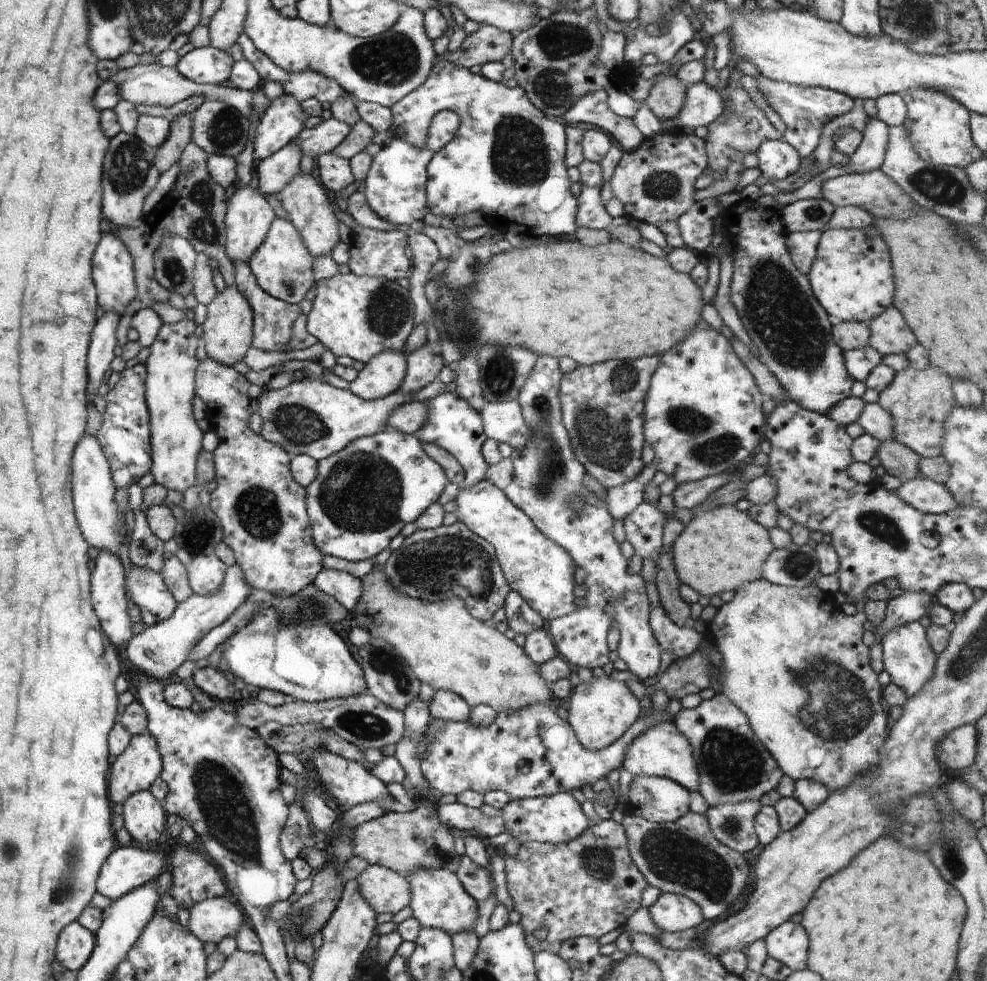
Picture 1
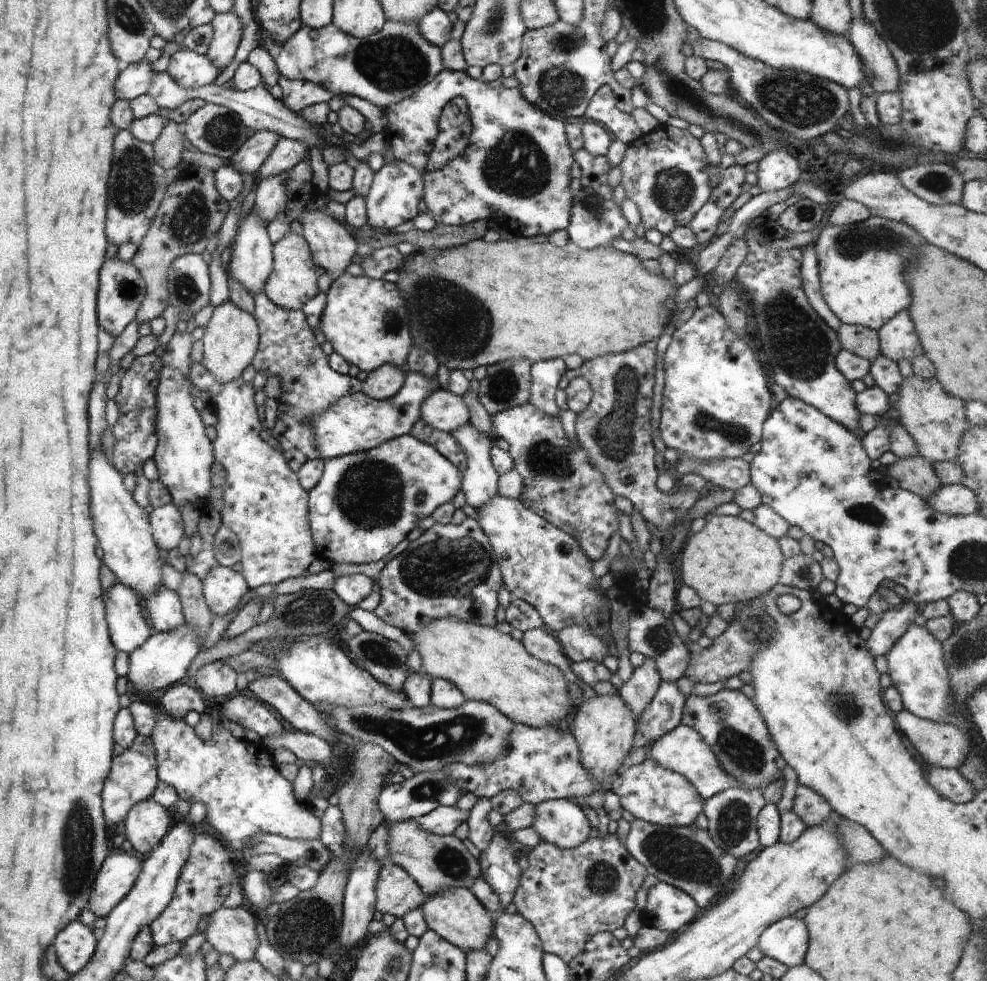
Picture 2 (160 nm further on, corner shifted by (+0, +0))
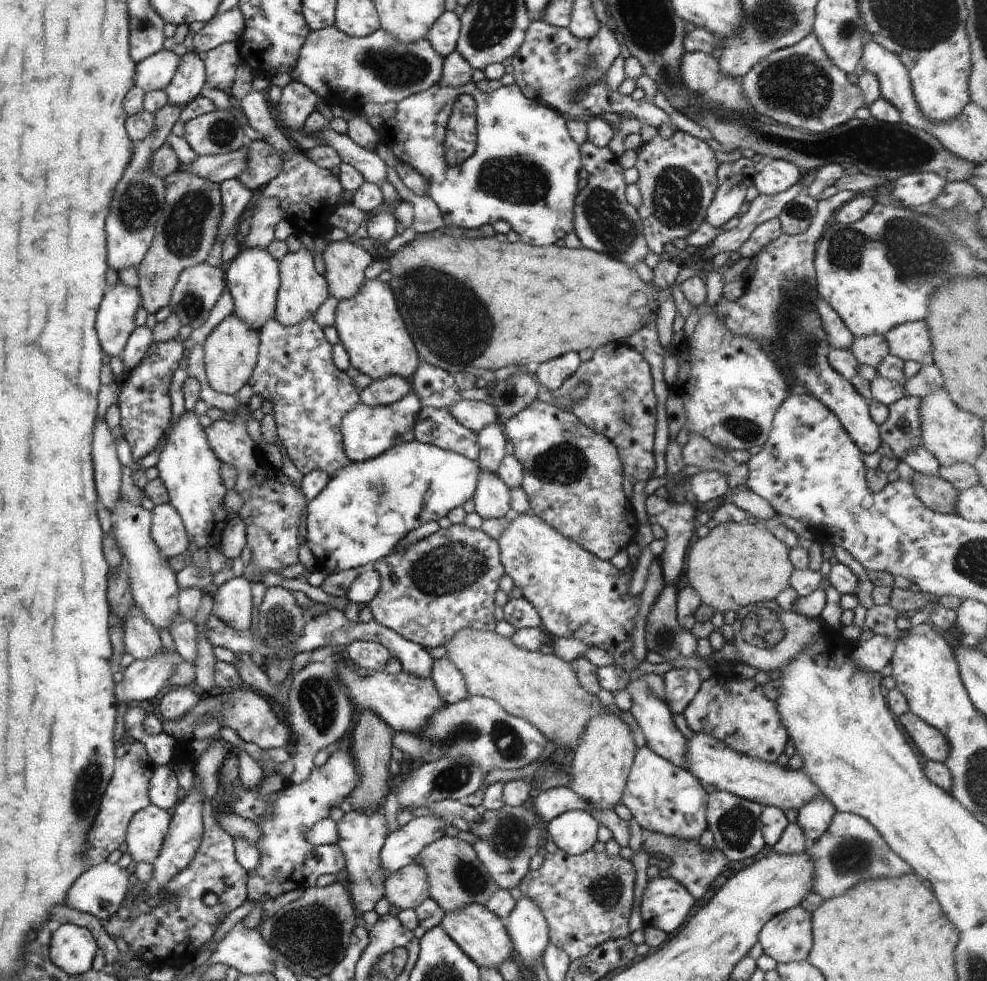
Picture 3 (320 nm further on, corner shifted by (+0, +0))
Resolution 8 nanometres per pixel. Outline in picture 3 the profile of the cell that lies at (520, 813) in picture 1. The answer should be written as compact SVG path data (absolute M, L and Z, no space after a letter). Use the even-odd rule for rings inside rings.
M566 811L549 822L546 834L560 850L579 855L588 852L596 844L599 826L599 822L589 812Z

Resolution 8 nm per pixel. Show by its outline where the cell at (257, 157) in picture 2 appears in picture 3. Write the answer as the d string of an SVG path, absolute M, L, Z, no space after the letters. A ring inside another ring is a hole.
M247 146L227 155L198 155L190 164L180 164L180 170L220 184L237 178L244 170L246 155Z

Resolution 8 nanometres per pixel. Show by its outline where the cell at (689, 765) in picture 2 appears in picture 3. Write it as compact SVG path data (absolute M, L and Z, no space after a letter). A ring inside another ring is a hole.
M696 733L687 740L686 754L686 769L700 781L708 795L716 791L726 791L765 806L761 812L761 831L768 846L774 846L788 826L788 819L784 815L786 810L799 810L811 800L824 798L817 784L804 769L792 769L789 764L785 767L777 762L761 761L743 755L712 735Z

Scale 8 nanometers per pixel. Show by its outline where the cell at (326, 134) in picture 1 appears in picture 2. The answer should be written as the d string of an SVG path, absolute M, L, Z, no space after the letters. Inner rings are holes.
M280 137L259 168L258 176L269 179L289 171L300 161L306 160L308 152L309 148L303 142Z

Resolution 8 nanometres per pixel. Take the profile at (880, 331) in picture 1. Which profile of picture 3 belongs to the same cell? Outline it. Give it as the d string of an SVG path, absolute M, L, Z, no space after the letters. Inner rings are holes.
M912 321L891 328L884 336L889 346L889 354L903 361L932 365L932 340L928 336L926 322Z

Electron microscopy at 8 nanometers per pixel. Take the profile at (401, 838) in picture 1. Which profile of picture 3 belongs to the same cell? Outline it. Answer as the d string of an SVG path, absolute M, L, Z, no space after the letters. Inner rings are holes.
M444 836L421 850L421 863L429 878L430 898L434 899L445 913L462 911L469 904L485 905L499 889L486 867L480 862L474 847L457 837Z

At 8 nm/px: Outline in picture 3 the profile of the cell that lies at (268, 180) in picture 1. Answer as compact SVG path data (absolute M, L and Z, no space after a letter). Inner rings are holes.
M258 194L253 202L260 204L257 204L258 211L251 217L249 234L241 240L242 248L266 251L274 239L274 227L284 218L284 214L276 199Z

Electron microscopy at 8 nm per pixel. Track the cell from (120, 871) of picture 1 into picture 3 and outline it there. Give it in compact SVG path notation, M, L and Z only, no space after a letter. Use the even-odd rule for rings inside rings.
M103 862L90 867L71 886L67 905L95 916L99 921L114 917L124 905L131 875L117 864Z

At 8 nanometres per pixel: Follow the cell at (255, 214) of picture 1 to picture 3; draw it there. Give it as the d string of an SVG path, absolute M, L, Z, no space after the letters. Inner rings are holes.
M242 248L236 258L225 267L228 290L234 303L234 314L238 315L240 320L243 320L249 327L260 332L265 322L275 318L277 296L281 287L277 260L272 258L267 250Z

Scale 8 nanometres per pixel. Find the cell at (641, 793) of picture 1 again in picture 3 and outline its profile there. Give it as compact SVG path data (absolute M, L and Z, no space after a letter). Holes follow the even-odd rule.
M645 746L636 751L620 803L631 810L632 818L645 833L662 833L676 842L680 839L699 842L707 829L707 795L688 769L668 762Z

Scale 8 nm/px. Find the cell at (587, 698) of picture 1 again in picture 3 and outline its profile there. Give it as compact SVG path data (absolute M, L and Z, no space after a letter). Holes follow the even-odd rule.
M614 714L591 718L580 737L578 746L574 750L574 758L568 770L571 775L571 781L567 786L570 787L582 801L586 801L592 809L596 811L612 811L613 808L620 803L637 749L636 745L634 745L632 732L622 719L614 716Z

